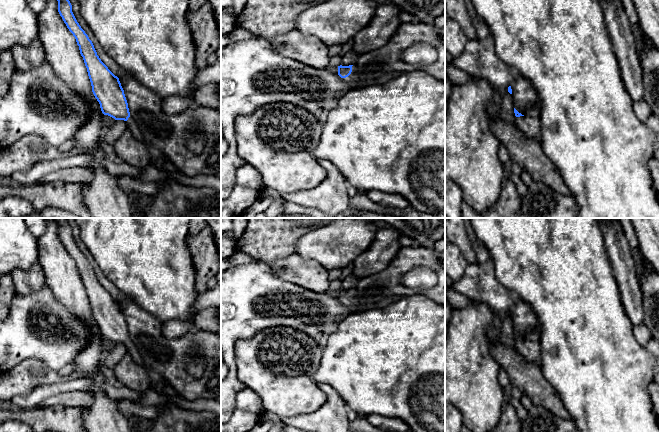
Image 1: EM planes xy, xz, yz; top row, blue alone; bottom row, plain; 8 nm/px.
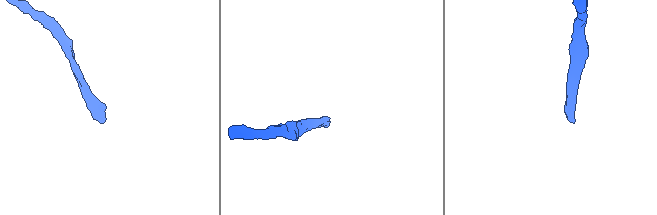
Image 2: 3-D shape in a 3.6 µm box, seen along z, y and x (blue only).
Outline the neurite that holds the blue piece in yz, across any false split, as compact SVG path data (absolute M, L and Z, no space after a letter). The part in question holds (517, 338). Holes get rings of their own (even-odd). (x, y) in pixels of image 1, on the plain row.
M514 332L516 340L514 350L526 361L536 363L541 359L541 346L539 342L524 340Z

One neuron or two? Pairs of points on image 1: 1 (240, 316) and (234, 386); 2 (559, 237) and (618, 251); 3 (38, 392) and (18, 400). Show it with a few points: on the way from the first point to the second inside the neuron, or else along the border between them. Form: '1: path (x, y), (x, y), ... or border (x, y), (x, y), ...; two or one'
1: path (231, 333), (232, 369); one
2: border (600, 228), (612, 271); two
3: path (33, 397), (30, 400), (23, 400); one

